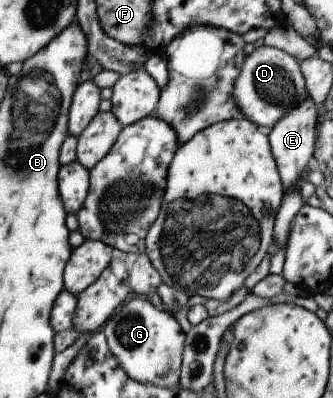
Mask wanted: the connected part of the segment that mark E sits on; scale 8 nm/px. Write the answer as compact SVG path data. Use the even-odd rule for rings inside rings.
M306 96L295 108L287 111L268 131L269 142L283 183L283 189L296 186L307 172L308 159L315 150L317 115L314 100Z

